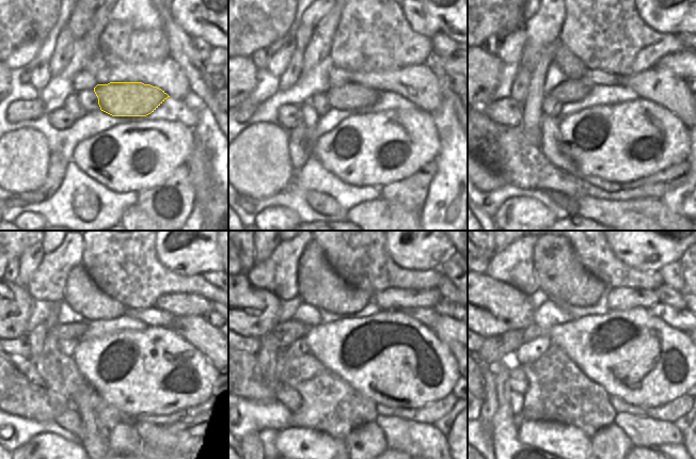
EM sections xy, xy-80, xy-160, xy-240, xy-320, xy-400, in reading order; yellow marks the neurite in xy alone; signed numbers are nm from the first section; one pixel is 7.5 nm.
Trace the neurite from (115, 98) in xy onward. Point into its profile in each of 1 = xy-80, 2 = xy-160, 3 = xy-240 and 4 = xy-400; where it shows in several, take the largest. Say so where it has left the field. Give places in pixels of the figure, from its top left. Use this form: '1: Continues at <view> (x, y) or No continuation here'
1: Continues at xy-80 (349, 96)
2: Continues at xy-160 (569, 91)
3: Continues at xy-240 (76, 331)
4: Continues at xy-400 (502, 349)

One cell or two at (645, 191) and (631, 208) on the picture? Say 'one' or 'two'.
two

